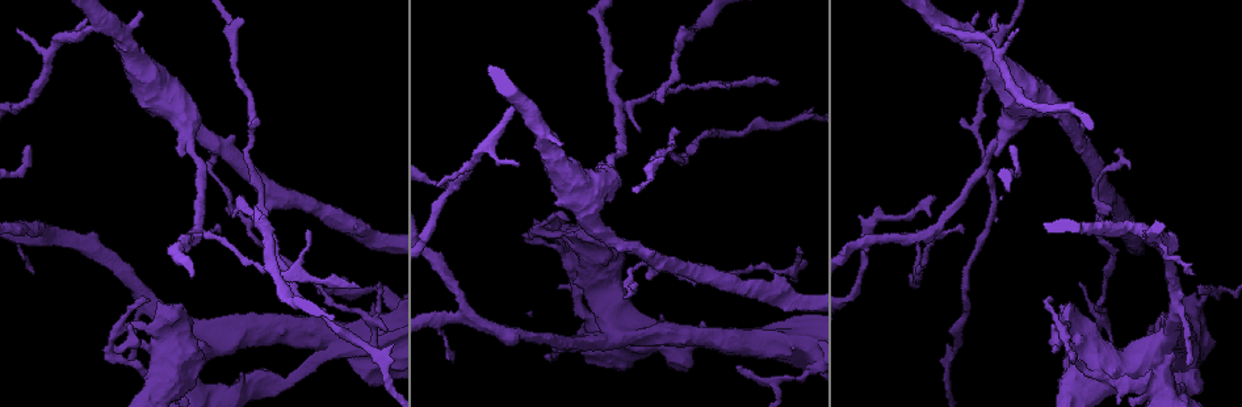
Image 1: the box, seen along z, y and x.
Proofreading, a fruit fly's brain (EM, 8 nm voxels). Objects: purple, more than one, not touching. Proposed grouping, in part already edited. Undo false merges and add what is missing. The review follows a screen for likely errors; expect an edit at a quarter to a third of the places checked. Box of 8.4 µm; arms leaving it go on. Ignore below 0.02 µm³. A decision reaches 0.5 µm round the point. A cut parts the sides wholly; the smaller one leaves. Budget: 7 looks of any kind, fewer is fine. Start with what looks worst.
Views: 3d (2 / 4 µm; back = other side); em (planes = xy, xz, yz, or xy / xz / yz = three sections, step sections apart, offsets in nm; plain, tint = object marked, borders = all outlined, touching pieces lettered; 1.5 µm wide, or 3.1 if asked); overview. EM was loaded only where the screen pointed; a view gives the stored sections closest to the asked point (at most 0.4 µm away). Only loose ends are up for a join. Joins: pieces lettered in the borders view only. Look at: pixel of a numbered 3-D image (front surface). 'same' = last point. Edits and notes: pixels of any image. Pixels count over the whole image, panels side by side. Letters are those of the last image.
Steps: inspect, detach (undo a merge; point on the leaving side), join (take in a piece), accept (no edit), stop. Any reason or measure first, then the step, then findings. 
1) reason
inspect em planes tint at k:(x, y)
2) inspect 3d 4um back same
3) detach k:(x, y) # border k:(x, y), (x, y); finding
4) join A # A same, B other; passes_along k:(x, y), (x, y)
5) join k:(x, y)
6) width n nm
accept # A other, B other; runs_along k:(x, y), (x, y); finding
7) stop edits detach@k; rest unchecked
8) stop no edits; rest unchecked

sharp bend
inspect em planes borders at 1:(555, 234)

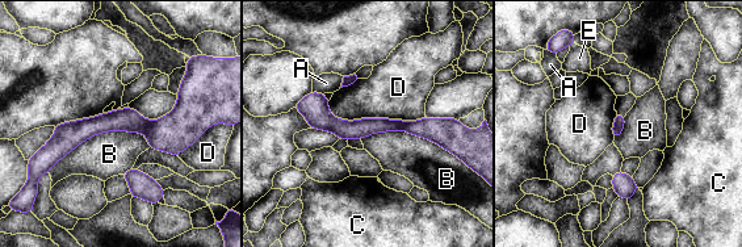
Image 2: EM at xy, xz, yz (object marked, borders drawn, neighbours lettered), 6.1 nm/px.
detach 2:(129, 120) # A other, B other, C other, D other, E other; part_leaving 2:(147, 124), (82, 129), (49, 162); a second neuron is stuck on

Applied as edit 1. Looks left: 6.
an open end
inspect 3d 2um at 1:(1118, 150)

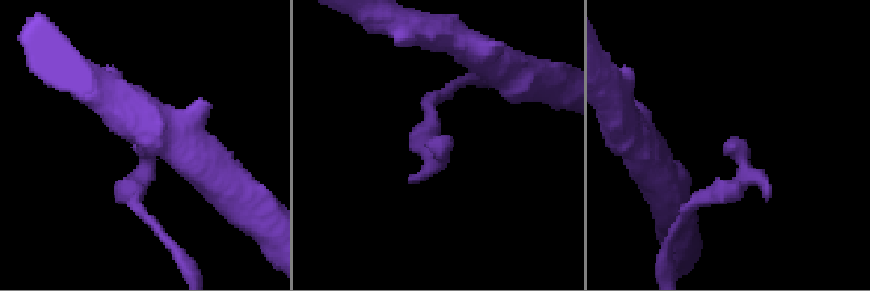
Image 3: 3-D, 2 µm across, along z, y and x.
inspect em planes borders at 3:(726, 142)

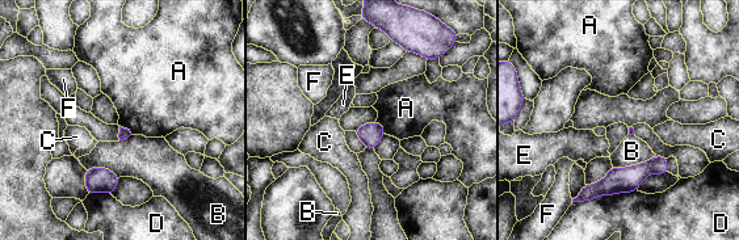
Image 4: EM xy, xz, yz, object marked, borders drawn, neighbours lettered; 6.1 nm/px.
accept # A other, B other, C other, D other, E other, F other; border 4:(376, 121), (385, 133); no lettered piece goes on from it

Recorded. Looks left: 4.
abrupt turn
inspect em yz step 8 tint at 1:(680, 38)

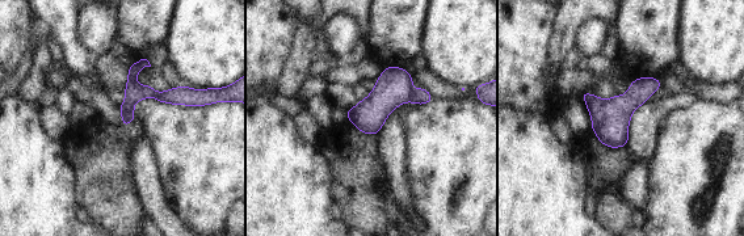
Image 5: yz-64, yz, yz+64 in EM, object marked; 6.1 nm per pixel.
cut it another way
inspect em planes borders same

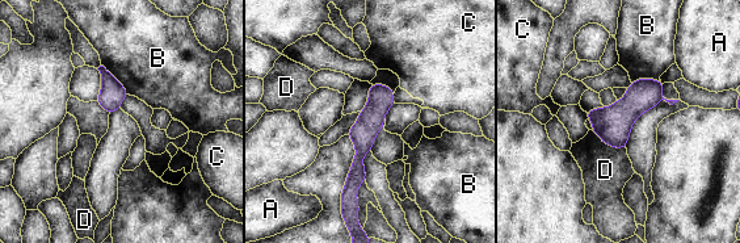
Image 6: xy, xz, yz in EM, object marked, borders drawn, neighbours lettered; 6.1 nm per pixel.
width 160 nm
accept # A other, B other, C other, D other; runs_along 6:(381, 87), (362, 133), (352, 196); all the same neuron

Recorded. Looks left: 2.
stop edits detach@2; rest unchecked

